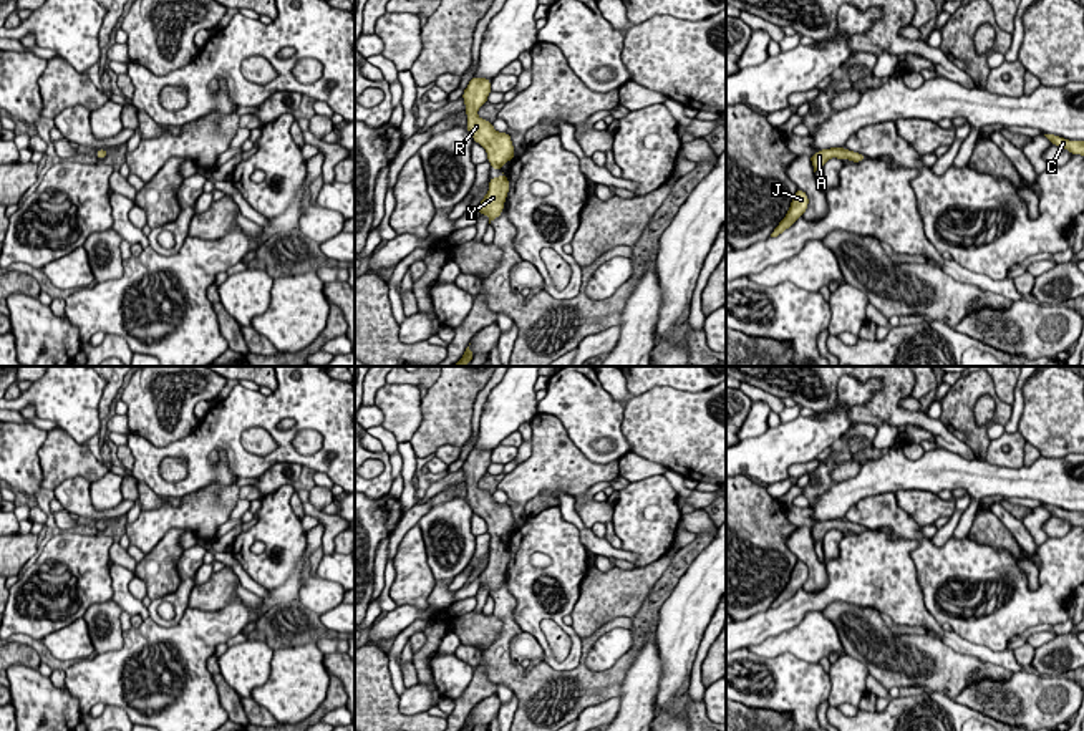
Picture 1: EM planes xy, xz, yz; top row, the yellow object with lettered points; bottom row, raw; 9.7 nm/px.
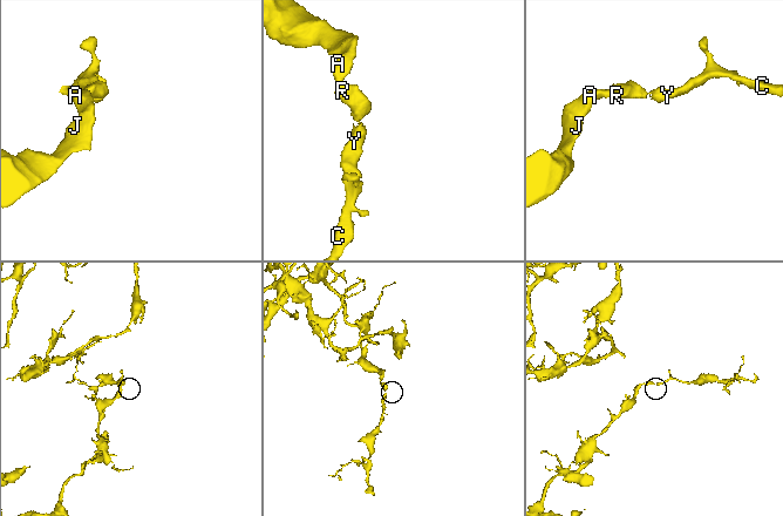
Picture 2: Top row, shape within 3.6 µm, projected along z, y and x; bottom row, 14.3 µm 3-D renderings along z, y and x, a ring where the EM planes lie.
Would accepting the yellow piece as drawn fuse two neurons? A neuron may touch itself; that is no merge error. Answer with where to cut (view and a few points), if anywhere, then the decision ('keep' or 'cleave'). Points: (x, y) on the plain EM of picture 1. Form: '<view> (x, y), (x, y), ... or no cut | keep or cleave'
no cut | keep

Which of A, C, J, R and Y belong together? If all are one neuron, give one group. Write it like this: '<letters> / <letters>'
A C J R Y

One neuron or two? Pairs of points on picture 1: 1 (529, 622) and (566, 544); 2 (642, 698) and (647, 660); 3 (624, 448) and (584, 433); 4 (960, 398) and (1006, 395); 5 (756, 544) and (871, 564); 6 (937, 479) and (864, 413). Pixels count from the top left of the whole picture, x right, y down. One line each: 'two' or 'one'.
1: one
2: one
3: one
4: two
5: two
6: two

